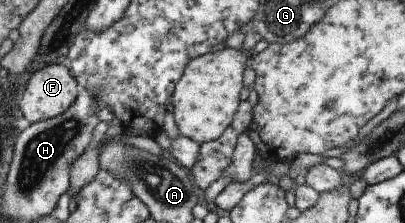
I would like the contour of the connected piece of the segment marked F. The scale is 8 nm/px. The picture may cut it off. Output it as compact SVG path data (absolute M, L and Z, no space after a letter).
M67 62L35 67L33 73L27 78L24 94L19 100L19 110L31 124L45 121L64 114L77 100L81 91L82 86Z

